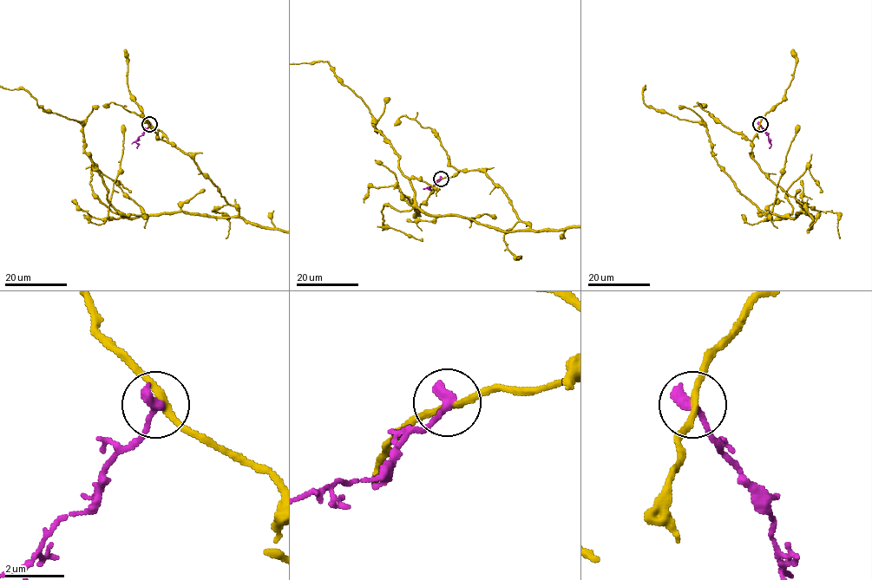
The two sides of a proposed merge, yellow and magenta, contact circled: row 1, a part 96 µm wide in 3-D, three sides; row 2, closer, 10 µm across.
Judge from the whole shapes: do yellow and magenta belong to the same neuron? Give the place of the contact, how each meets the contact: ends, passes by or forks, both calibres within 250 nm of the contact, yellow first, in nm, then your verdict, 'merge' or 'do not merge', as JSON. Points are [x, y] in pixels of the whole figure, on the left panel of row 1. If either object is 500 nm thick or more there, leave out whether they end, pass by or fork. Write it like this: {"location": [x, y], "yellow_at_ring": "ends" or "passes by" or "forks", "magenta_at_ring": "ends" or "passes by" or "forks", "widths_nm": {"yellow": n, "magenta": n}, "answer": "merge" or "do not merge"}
{"location": [149, 124], "yellow_at_ring": "passes by", "magenta_at_ring": "ends", "widths_nm": {"yellow": 220, "magenta": 440}, "answer": "do not merge"}

